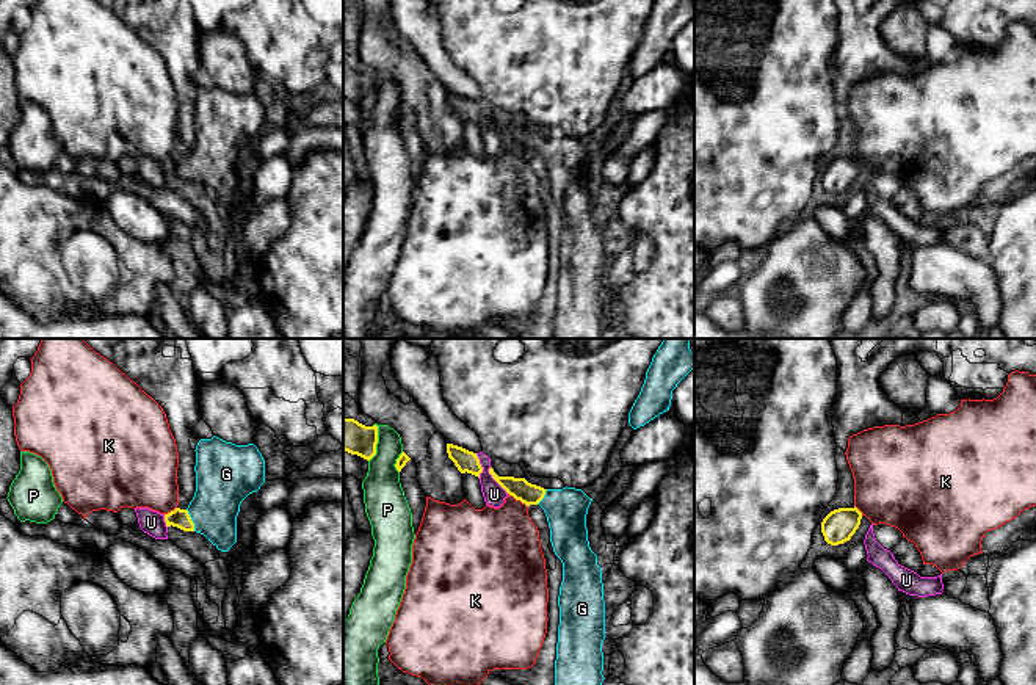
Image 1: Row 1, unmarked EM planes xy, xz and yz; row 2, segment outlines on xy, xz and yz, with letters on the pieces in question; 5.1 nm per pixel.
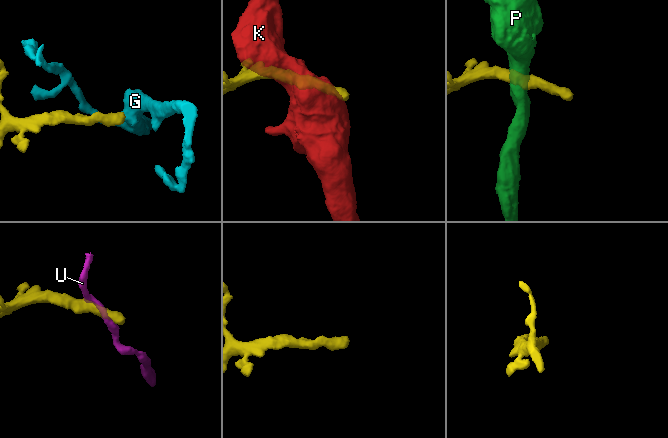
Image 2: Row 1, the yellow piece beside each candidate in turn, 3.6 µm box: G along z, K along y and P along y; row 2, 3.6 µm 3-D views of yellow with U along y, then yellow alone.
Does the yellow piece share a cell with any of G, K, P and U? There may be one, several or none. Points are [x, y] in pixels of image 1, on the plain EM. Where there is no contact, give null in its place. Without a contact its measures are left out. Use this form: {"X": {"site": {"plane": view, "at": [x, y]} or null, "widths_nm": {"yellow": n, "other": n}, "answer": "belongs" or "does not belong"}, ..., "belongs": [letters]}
{"G": {"site": {"plane": "xy", "at": [191, 170]}, "widths_nm": {"yellow": 100, "other": 280}, "answer": "belongs"}, "K": {"site": {"plane": "xz", "at": [518, 148]}, "widths_nm": {"yellow": 110, "other": 380}, "answer": "does not belong"}, "P": {"site": {"plane": "xz", "at": [376, 91]}, "widths_nm": {"yellow": 170, "other": 190}, "answer": "does not belong"}, "U": {"site": {"plane": "xz", "at": [496, 129]}, "widths_nm": {"yellow": 110, "other": 110}, "answer": "does not belong"}, "belongs": ["G"]}

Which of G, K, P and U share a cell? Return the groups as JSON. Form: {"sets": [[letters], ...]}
{"sets": [["G"], ["K"], ["P"], ["U"]]}

